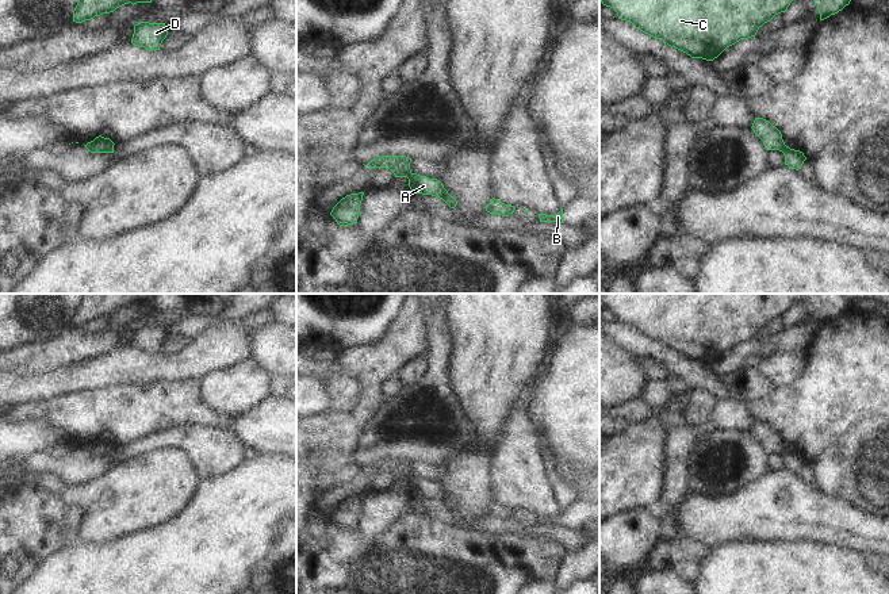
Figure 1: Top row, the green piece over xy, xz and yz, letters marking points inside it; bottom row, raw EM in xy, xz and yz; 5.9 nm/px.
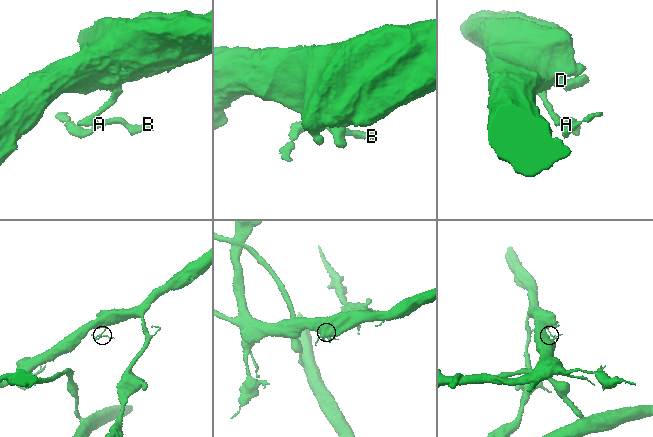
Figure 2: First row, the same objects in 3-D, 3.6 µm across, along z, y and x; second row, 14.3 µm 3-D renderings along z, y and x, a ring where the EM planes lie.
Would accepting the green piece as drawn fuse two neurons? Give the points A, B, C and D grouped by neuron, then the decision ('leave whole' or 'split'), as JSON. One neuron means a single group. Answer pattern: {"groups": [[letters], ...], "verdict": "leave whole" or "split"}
{"groups": [["A", "B"], ["C", "D"]], "verdict": "split"}

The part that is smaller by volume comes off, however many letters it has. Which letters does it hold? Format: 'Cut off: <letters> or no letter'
Cut off: A, B.

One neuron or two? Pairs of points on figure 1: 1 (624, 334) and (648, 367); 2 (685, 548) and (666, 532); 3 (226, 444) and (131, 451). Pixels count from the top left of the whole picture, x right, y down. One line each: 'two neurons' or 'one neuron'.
1: two neurons
2: two neurons
3: one neuron

